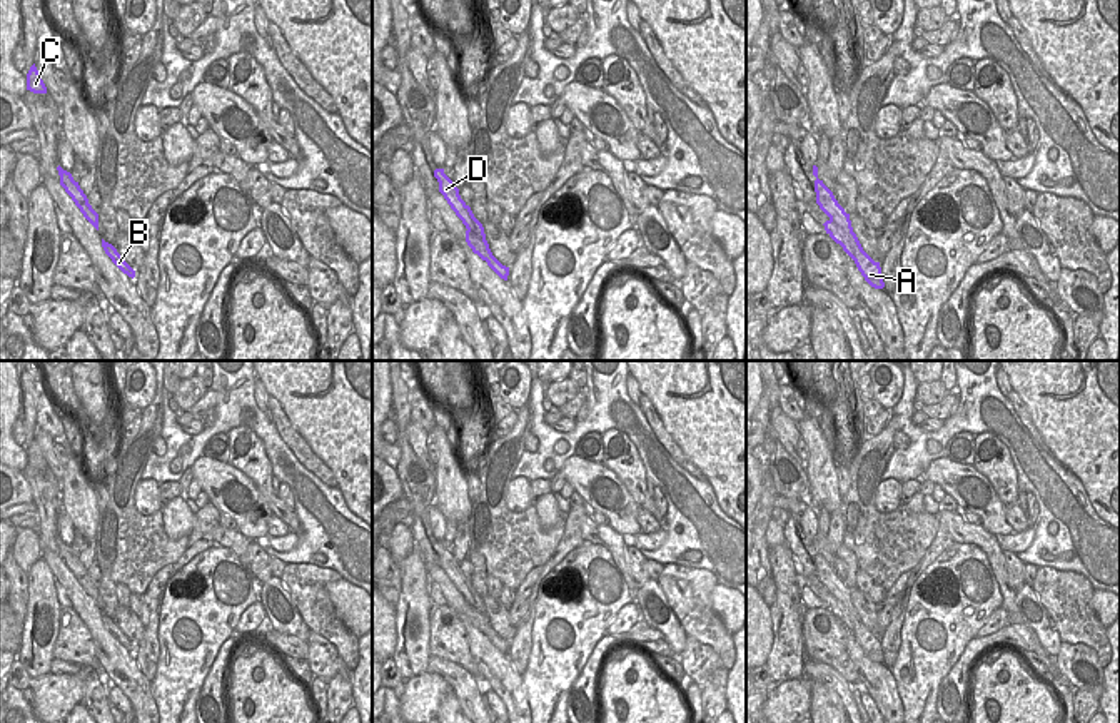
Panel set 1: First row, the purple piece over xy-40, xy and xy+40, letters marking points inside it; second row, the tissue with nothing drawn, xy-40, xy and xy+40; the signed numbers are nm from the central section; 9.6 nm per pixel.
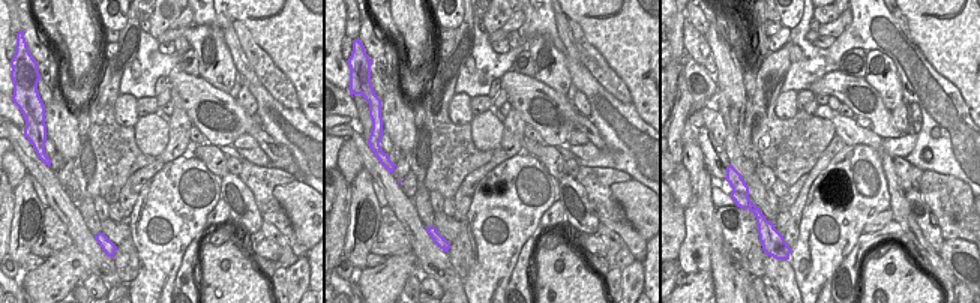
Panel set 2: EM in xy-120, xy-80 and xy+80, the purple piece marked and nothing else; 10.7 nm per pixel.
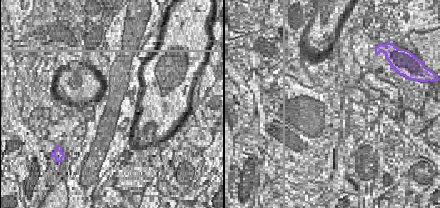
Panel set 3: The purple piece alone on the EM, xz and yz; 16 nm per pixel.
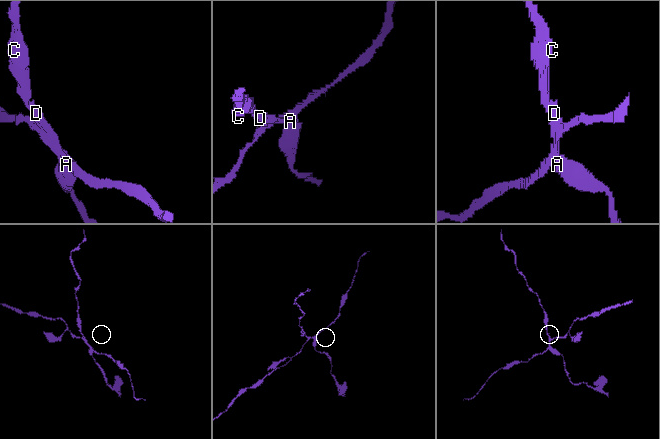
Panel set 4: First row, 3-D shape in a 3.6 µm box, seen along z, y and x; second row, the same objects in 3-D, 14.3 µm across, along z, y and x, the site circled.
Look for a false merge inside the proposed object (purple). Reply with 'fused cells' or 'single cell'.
fused cells

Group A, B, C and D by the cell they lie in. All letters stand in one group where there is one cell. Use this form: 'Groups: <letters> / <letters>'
Groups: A C D / B

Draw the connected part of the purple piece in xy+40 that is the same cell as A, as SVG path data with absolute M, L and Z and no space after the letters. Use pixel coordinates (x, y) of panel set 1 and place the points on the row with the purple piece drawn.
M813 165L813 175L816 177L815 180L816 204L856 244L856 252L851 259L855 260L865 281L875 289L883 289L885 282L883 282L880 262L875 262L863 250L856 234L853 232L850 214L846 214L845 209L838 204L833 192L823 184L823 180L818 179L816 165Z

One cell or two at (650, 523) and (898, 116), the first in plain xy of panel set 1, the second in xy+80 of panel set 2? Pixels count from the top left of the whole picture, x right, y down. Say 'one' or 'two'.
one

